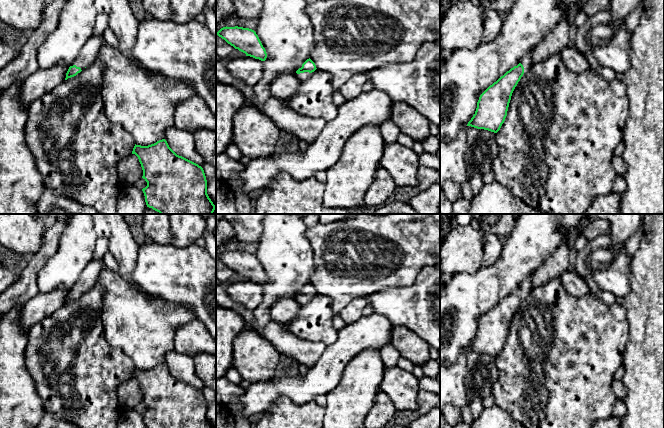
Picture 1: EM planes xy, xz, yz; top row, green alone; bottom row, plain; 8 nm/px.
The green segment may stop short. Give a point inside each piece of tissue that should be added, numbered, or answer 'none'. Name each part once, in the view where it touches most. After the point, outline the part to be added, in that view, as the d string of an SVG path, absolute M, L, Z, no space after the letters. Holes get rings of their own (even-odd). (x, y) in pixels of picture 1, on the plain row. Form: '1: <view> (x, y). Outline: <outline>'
1: xz (302, 300). Outline: M304 296L304 297L300 297L300 298L295 298L295 300L300 304L300 305L305 305L306 303L308 303L311 299L313 298L312 297L309 297L309 296Z

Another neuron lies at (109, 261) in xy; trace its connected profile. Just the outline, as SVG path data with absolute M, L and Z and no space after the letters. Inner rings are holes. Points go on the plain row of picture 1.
M107 251L104 254L104 257L102 260L106 268L108 268L112 272L118 272L119 270L118 262L116 261L116 259L114 258L114 256L110 251Z

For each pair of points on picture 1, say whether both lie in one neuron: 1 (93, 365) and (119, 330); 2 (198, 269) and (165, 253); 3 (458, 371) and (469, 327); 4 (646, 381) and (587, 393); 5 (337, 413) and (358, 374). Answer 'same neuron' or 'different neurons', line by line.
1: different neurons
2: same neuron
3: different neurons
4: different neurons
5: same neuron

